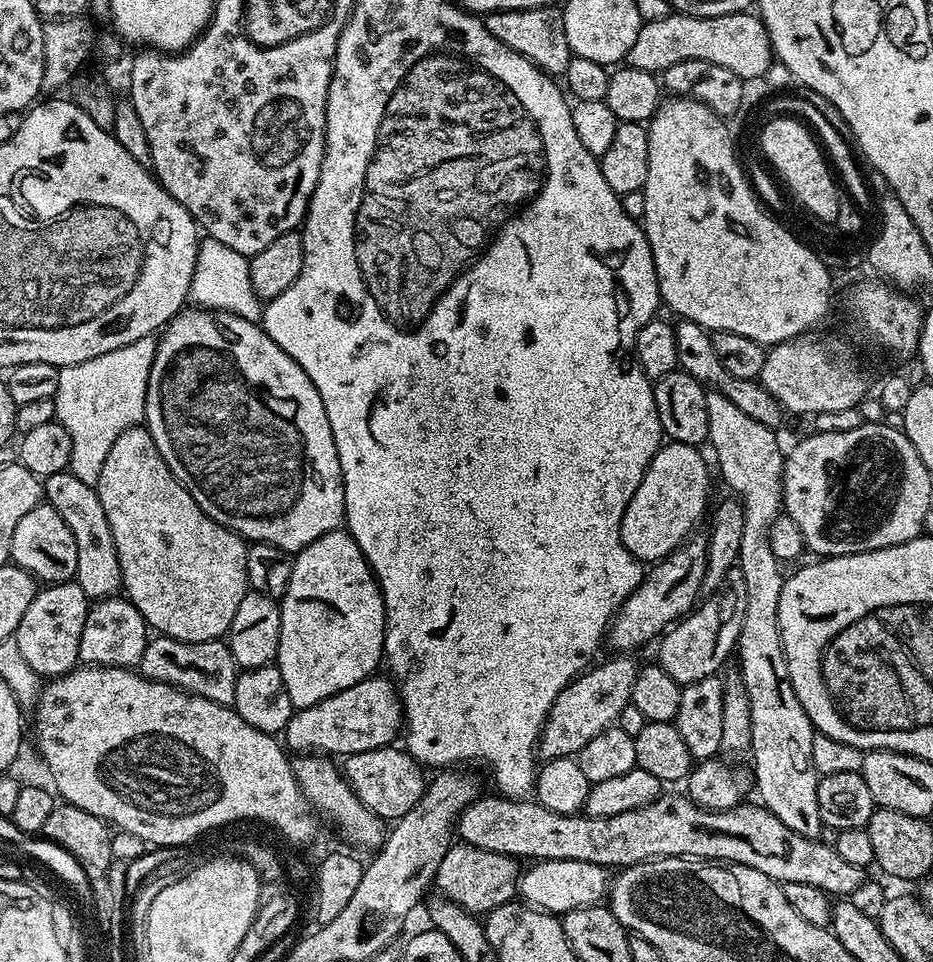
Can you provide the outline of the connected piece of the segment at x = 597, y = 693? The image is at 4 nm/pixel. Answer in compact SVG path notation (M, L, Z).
M616 654L613 657L605 664L597 663L581 672L572 683L565 686L558 698L554 698L554 706L550 706L550 714L540 731L540 741L536 743L541 761L563 756L575 757L582 746L590 742L590 738L598 738L602 730L613 727L619 721L622 710L632 699L638 664L628 654Z

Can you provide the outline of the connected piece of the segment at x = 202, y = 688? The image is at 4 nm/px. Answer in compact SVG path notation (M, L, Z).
M153 635L146 650L142 650L138 671L147 680L157 680L184 692L193 692L196 696L210 698L210 702L234 705L238 669L234 662L234 654L223 639L182 642L169 636Z

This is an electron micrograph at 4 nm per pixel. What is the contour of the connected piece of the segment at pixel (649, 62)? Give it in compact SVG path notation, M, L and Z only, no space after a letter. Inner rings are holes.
M673 11L671 15L657 20L645 20L634 38L626 57L629 68L663 74L667 68L683 60L714 62L738 74L738 78L751 82L767 77L768 68L774 63L772 43L759 15L751 11L722 14L721 16L687 16L685 12Z

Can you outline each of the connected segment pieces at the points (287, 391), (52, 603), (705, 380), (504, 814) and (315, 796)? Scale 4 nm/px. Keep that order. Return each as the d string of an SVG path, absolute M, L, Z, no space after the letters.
M188 306L177 312L175 318L164 325L156 341L156 353L146 386L143 423L154 438L154 446L158 446L158 454L162 454L166 466L192 495L194 502L198 502L200 509L214 518L214 522L243 536L245 541L273 544L286 553L295 554L310 542L322 538L322 534L337 531L345 523L342 466L338 462L338 446L330 430L330 418L326 418L326 406L322 406L322 398L306 370L302 370L286 350L279 348L255 320L246 320L229 312L212 312L199 306Z
M70 579L65 584L49 584L41 587L36 597L26 606L26 614L22 614L22 622L18 622L15 638L18 647L30 669L40 678L64 676L77 667L80 660L80 643L82 642L82 626L86 626L86 614L90 607L90 597L82 590L82 586Z
M683 318L677 319L674 327L676 329L676 345L678 346L676 362L683 371L689 372L698 383L730 398L730 402L734 402L734 406L738 406L738 410L742 410L742 414L754 418L754 422L762 422L773 430L779 429L780 416L782 417L780 403L772 397L770 390L763 388L756 380L734 378L728 373L726 366L722 366L722 362L718 362L718 354L714 354L709 329L704 328L698 322Z
M499 794L481 795L480 799L472 803L466 811L457 820L456 832L459 839L463 843L478 846L482 850L490 850L494 854L502 854L503 856L515 856L523 858L525 856L528 862L539 862L542 860L573 860L574 862L590 862L597 864L609 870L619 870L629 868L631 864L641 864L644 860L659 860L661 856L686 856L698 860L718 860L729 864L741 864L742 866L750 866L754 870L762 870L762 874L766 874L770 879L779 882L781 885L790 882L806 882L810 886L818 886L822 891L827 892L832 898L848 898L854 890L858 890L858 886L864 883L866 879L865 869L850 866L850 862L838 858L835 847L831 843L823 844L823 839L813 838L811 836L803 836L802 834L794 834L794 830L790 830L790 826L782 826L782 822L778 822L778 818L774 818L774 814L761 806L759 803L741 802L734 808L728 808L725 812L711 812L709 808L699 808L693 800L688 799L687 795L668 796L662 794L654 802L650 802L646 806L642 806L638 810L626 810L626 814L614 814L610 818L602 818L601 816L589 816L587 814L577 814L567 816L566 814L554 814L554 810L546 810L546 806L536 803L535 799L525 798L523 800L509 800L506 796Z
M300 754L295 759L291 761L292 773L313 809L320 814L325 812L350 843L360 848L379 849L386 835L385 821L374 815L358 798L358 794L354 794L337 761L324 754Z

